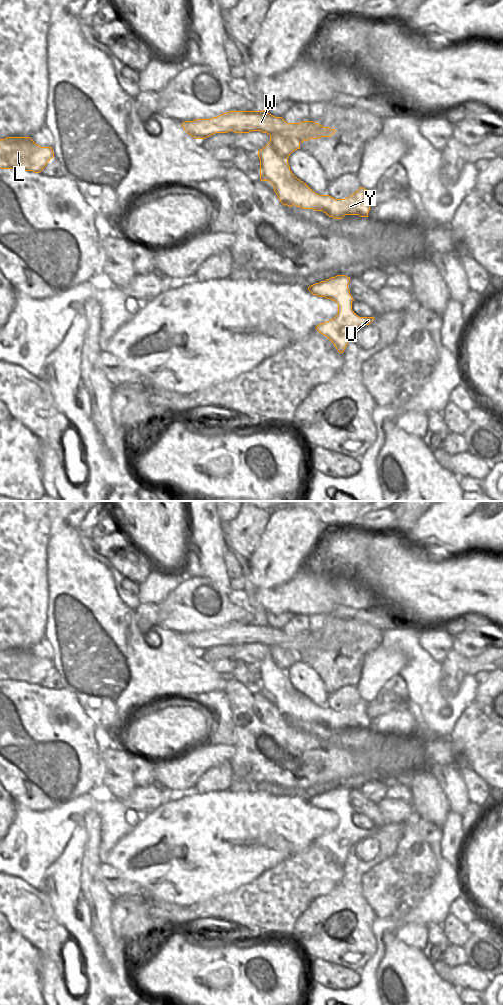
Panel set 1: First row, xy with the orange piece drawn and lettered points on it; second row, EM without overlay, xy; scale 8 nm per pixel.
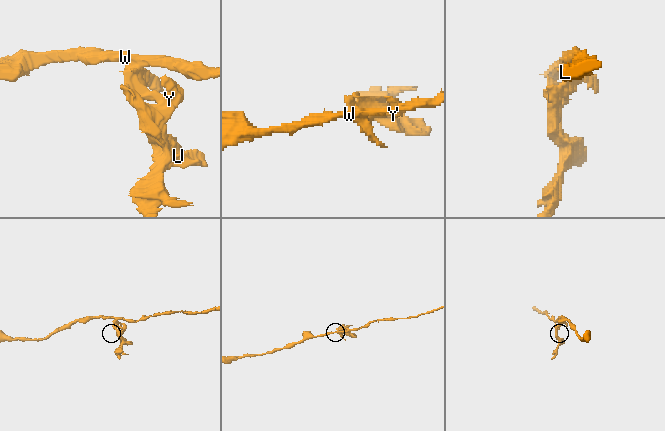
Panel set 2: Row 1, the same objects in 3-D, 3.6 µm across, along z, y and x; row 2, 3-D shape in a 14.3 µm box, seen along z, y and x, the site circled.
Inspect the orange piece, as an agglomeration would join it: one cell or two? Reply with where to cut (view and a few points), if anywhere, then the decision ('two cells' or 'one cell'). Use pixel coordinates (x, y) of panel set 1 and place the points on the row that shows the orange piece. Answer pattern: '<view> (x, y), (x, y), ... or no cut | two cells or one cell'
xy (270, 134), (282, 134), (299, 143) | two cells

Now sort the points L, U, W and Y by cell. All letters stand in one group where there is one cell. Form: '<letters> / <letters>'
L W / U Y

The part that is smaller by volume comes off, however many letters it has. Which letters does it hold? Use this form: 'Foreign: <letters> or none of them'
Foreign: U, Y

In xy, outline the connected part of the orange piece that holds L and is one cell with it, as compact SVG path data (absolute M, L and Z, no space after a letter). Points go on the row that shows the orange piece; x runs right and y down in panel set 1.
M30 137L0 139L0 168L40 173L54 157L52 147L41 147Z

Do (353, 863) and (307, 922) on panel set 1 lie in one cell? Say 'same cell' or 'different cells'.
same cell

